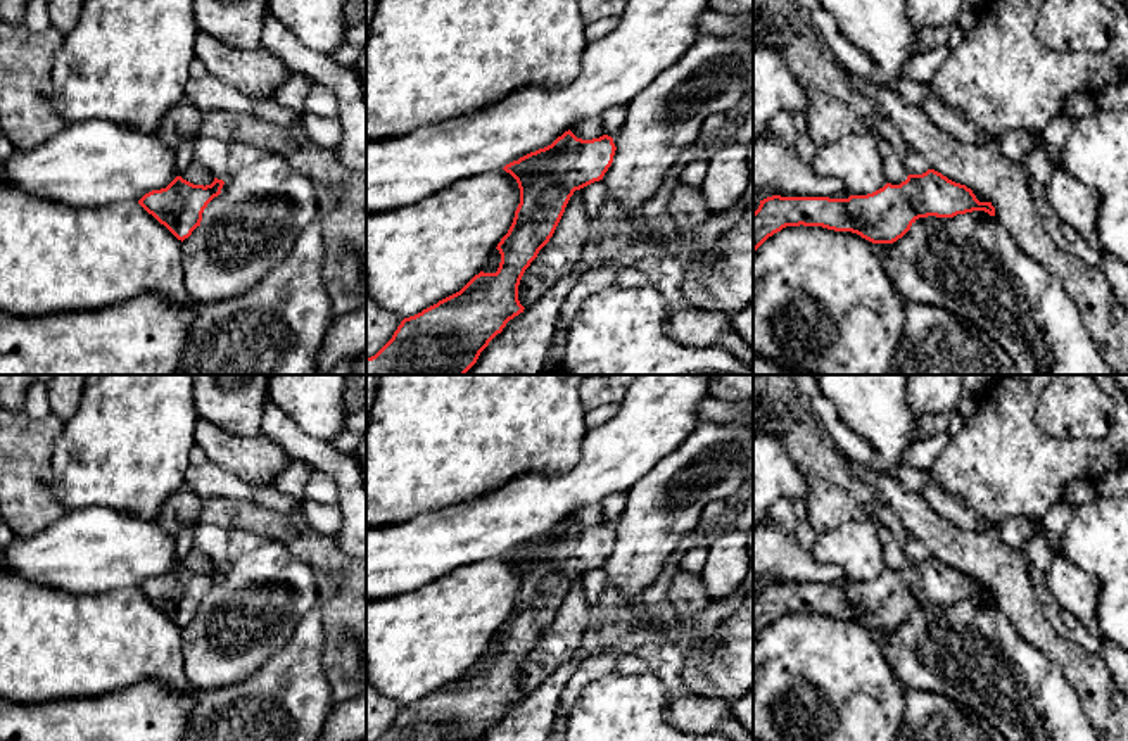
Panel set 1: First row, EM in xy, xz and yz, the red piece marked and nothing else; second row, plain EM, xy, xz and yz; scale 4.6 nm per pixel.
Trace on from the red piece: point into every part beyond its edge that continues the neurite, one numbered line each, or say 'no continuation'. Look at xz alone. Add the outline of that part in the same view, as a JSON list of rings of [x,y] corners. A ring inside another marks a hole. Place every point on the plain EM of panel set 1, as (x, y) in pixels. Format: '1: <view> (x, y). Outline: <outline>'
no continuation

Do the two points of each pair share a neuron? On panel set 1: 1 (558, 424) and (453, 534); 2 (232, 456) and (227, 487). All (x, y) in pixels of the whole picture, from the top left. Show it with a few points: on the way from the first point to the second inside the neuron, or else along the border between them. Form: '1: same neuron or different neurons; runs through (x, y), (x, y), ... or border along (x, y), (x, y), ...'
1: different neurons; border along (538, 470), (529, 470), (491, 491), (462, 501)
2: different neurons; border along (209, 460), (230, 468), (253, 486), (268, 486)

